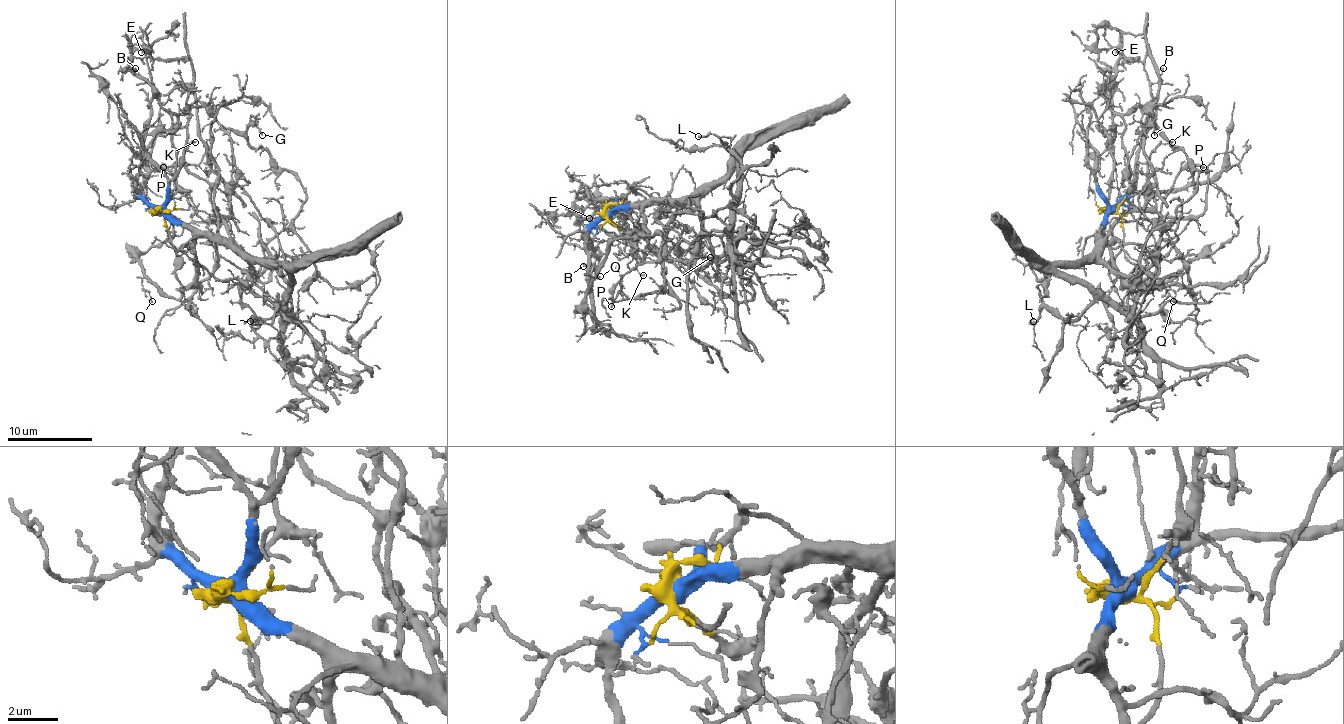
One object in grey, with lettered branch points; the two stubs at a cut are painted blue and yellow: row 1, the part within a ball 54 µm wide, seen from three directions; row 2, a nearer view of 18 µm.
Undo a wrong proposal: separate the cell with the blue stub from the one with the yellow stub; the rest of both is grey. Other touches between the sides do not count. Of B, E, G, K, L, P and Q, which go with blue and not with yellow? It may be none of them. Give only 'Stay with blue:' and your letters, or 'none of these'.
Stay with blue: B, K, L, P, Q

